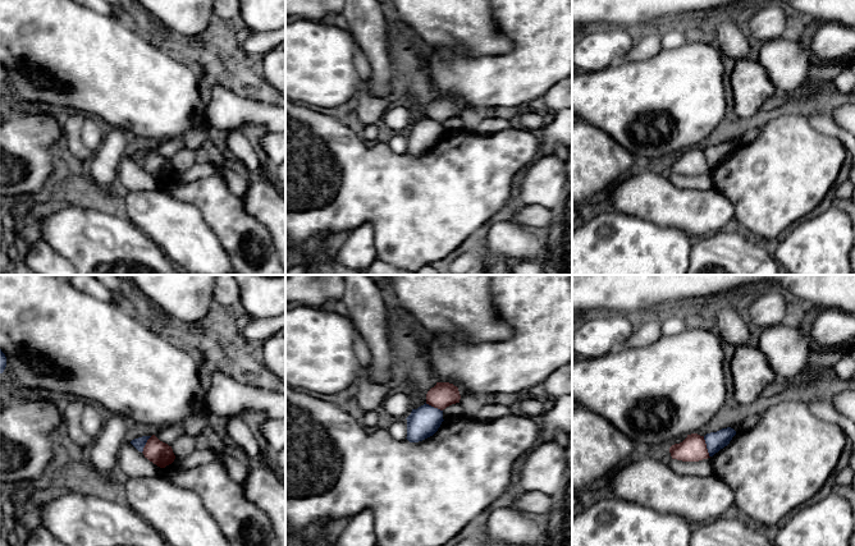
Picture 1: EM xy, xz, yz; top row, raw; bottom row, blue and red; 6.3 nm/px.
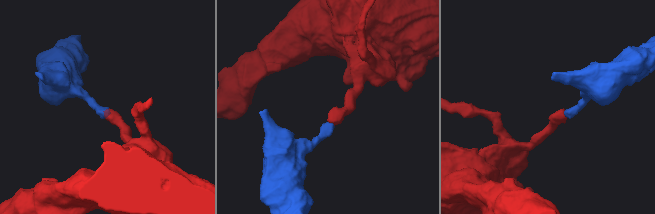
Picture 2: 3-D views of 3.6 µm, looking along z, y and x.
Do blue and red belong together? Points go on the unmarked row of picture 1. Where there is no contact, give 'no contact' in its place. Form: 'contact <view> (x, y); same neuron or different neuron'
contact yz (707, 160); different neuron

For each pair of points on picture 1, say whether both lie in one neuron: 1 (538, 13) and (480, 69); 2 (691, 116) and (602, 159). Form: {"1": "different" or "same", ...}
{"1": "same", "2": "different"}

